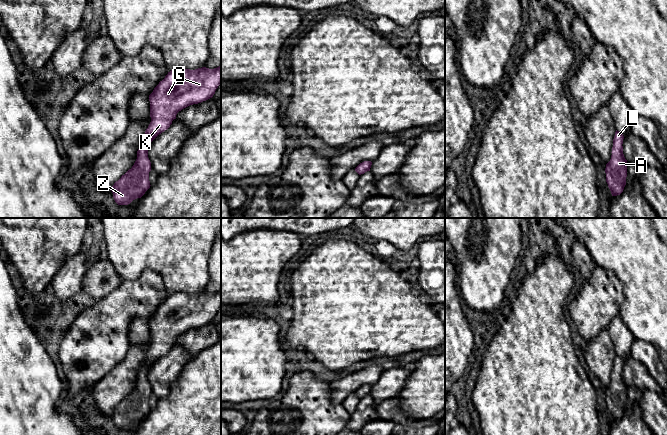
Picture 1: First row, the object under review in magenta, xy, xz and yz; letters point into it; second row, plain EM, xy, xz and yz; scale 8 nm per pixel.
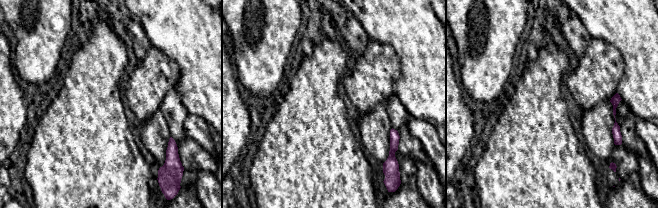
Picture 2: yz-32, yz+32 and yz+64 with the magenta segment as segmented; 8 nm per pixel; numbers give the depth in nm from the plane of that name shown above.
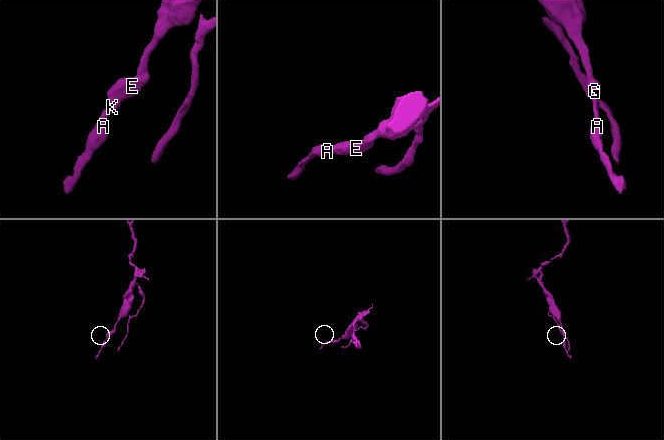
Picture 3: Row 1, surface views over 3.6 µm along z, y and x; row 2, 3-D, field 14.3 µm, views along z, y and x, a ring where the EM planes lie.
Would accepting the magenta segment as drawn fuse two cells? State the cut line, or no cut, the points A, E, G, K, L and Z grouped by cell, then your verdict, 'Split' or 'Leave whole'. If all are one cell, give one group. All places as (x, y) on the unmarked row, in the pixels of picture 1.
No split. Groups: A E G K L Z. Leave whole

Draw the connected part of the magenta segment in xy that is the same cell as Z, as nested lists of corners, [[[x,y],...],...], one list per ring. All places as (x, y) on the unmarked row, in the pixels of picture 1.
[[[221,290],[195,294],[175,292],[159,306],[149,319],[151,346],[137,375],[137,383],[132,392],[111,411],[118,429],[130,428],[150,412],[149,368],[170,351],[179,335],[212,322],[220,308]]]

